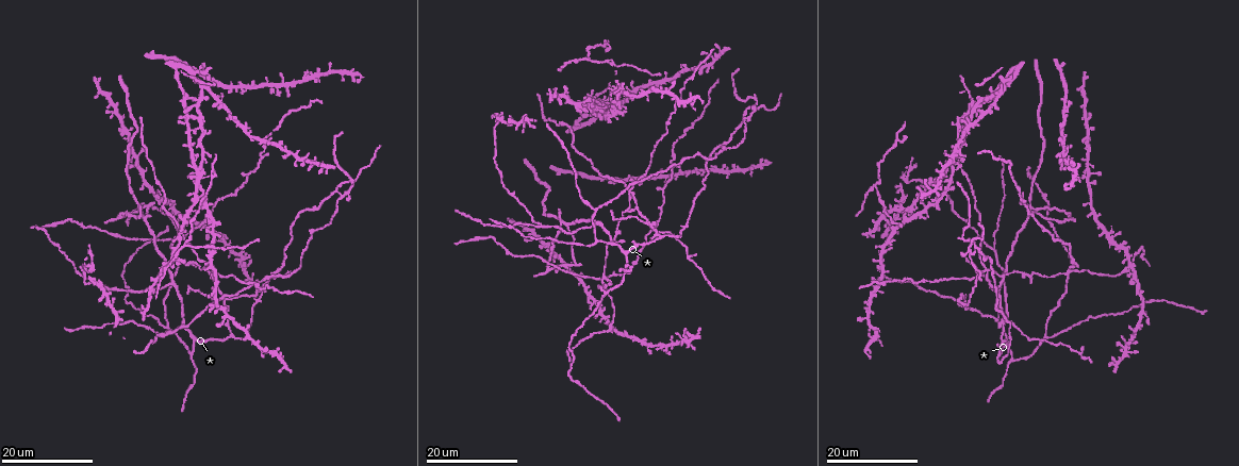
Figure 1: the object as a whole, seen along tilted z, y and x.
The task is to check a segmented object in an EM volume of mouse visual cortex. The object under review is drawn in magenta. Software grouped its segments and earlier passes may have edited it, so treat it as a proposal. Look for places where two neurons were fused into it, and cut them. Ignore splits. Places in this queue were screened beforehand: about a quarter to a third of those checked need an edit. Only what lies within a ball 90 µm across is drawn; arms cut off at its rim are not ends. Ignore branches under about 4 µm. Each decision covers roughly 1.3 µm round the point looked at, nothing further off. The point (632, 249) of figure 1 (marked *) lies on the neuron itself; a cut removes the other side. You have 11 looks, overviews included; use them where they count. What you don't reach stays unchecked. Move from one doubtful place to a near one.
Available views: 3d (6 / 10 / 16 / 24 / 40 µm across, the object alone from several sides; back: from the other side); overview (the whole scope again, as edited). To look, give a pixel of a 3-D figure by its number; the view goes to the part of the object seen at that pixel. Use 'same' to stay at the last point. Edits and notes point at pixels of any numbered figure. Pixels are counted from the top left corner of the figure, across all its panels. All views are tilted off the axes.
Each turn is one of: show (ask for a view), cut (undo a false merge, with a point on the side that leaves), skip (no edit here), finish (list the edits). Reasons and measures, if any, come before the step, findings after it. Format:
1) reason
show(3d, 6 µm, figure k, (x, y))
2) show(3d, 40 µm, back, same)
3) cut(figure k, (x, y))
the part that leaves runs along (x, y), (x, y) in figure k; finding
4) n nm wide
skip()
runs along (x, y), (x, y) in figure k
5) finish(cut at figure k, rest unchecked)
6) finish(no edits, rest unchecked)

thin arm on a thick one
show(3d, 24 µm, figure 1, (596, 224))

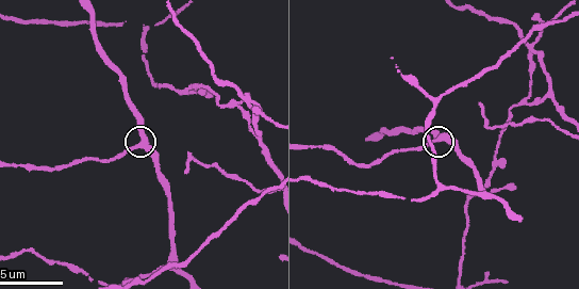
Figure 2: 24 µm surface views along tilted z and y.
zoom in
show(3d, 10 µm, figure 2, (141, 142))

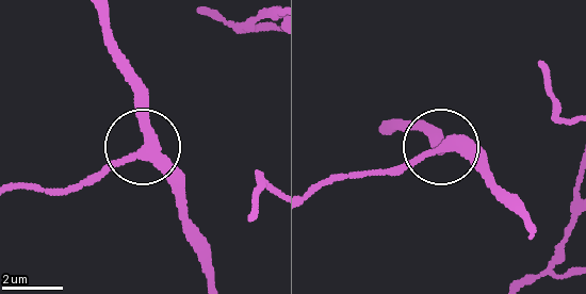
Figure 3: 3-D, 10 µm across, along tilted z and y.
3 arms
skip()
runs along (528, 224), (481, 160), (450, 147), (388, 174) in figure 3; all the same neuron

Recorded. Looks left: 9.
three-way junction
show(3d, 16 µm, figure 2, (482, 196))

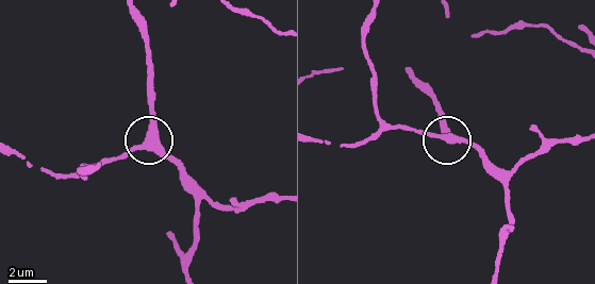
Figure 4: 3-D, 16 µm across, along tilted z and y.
show(3d, 16 µm, back, figure 4, (146, 138))

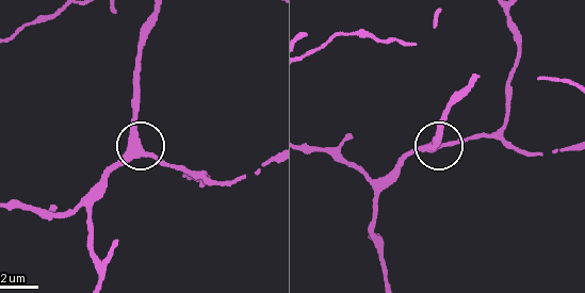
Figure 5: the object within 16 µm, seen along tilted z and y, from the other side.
3 arms
skip()
runs along (63, 212), (81, 204), (104, 171), (136, 144), (131, 100) in figure 5; one neuron here

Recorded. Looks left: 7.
small branch off a trunk
show(3d, 16 µm, figure 1, (114, 288))

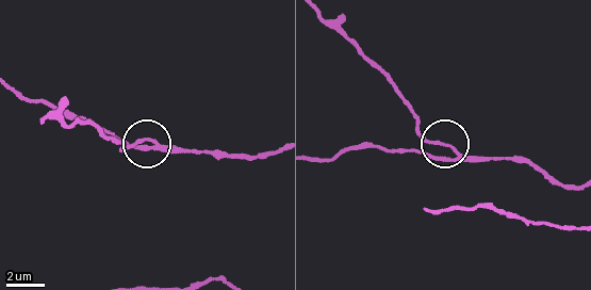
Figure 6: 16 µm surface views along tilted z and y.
zoom in
show(3d, 10 µm, figure 6, (453, 149))

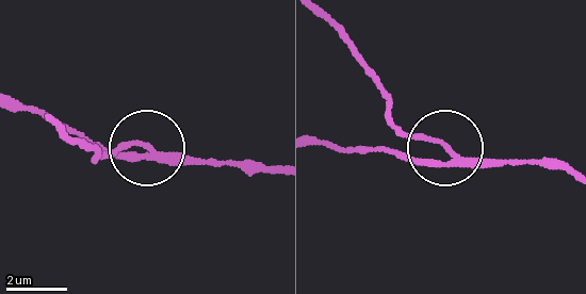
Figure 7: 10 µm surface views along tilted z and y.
3 arms
skip()
one neuron here

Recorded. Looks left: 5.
show(3d, 24 µm, figure 1, (1125, 269))

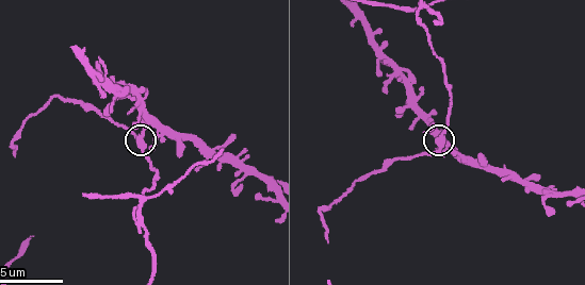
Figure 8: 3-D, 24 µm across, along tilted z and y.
show(3d, 6 µm, figure 8, (141, 140))

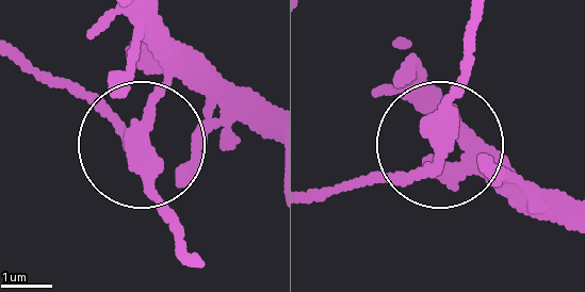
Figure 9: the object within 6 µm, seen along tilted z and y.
3 arms
skip()
runs along (470, 16), (470, 72), (437, 148), (324, 199) in figure 9; one neuron here

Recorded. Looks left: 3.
three-way junction
show(3d, 10 µm, figure 8, (415, 11))

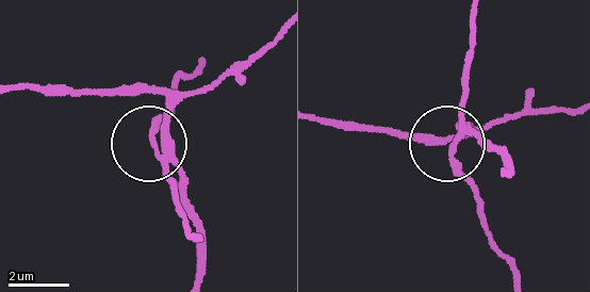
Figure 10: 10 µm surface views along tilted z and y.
side arm 67 µm
skip()
continuous, no second neuron

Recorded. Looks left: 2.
three-way junction
show(3d, 24 µm, figure 1, (339, 198))

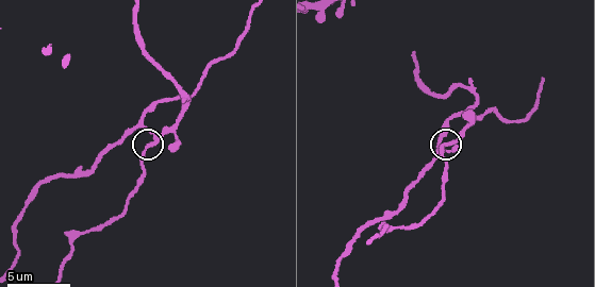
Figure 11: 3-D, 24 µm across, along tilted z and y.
show(3d, 6 µm, figure 11, (454, 143))

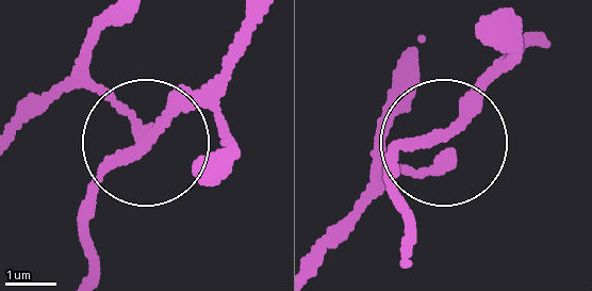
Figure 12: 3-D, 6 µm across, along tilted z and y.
skip()
runs along (22, 123), (76, 86), (103, 92), (140, 126), (84, 220) in figure 12; all the same neuron

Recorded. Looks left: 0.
finish(no edits, rest unchecked)

